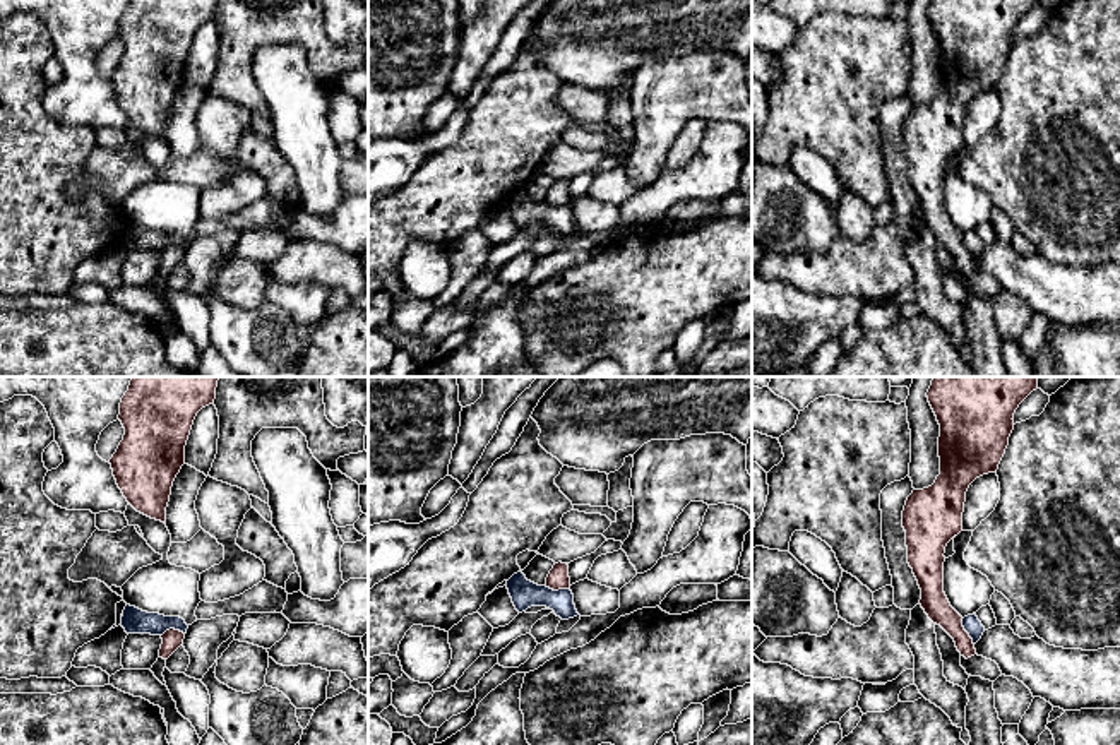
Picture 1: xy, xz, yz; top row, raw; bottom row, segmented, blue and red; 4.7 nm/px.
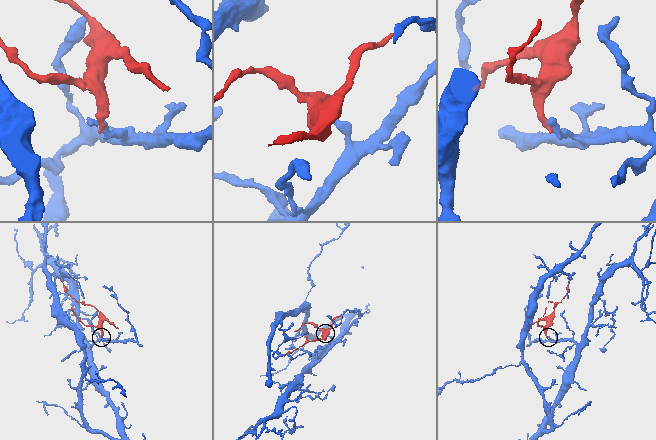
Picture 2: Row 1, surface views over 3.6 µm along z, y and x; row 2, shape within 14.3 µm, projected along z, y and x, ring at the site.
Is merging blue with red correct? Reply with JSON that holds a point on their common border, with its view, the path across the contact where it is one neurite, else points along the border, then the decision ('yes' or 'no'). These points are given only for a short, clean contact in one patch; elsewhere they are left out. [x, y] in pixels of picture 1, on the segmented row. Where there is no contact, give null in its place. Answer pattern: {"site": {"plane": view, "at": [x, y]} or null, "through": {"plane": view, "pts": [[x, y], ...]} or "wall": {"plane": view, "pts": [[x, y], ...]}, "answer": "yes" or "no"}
{"site": {"plane": "yz", "at": [966, 631]}, "wall": {"plane": "yz", "pts": [[961, 619], [961, 625], [973, 644]]}, "answer": "no"}

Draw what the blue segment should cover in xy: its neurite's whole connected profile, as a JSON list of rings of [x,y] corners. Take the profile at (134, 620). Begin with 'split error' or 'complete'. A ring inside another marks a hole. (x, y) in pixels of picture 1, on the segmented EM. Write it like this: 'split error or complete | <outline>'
complete | [[[127,605],[123,610],[122,627],[125,629],[127,634],[151,634],[151,635],[163,635],[170,629],[187,634],[188,629],[185,620],[180,617],[147,613],[130,605]]]

